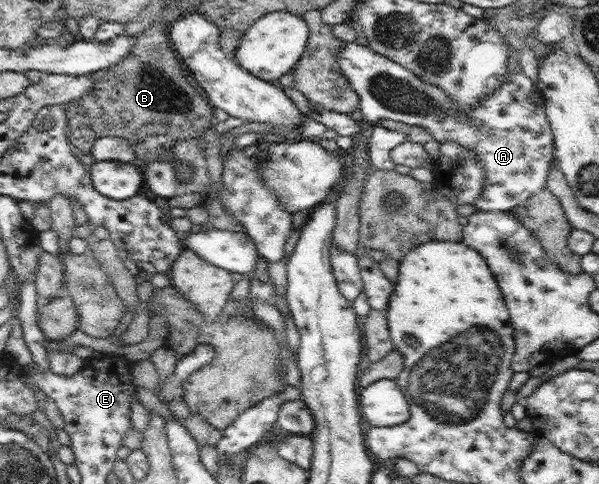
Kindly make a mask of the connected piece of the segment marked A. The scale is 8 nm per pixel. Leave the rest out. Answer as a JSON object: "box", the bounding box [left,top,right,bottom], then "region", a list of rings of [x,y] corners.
{"box":[336,43,557,212],"region":[[[348,43],[338,53],[336,59],[342,73],[358,93],[357,116],[367,127],[374,125],[380,119],[396,120],[408,127],[422,126],[432,134],[436,142],[456,142],[480,160],[486,175],[484,175],[482,193],[473,204],[478,211],[510,212],[514,208],[521,208],[530,197],[539,194],[540,190],[547,186],[546,180],[550,176],[550,170],[554,168],[554,164],[557,164],[554,156],[553,132],[537,84],[534,84],[524,71],[508,70],[504,83],[496,91],[479,99],[475,106],[459,106],[442,87],[424,81],[406,67],[394,62],[394,59],[378,54],[369,47]]]}

